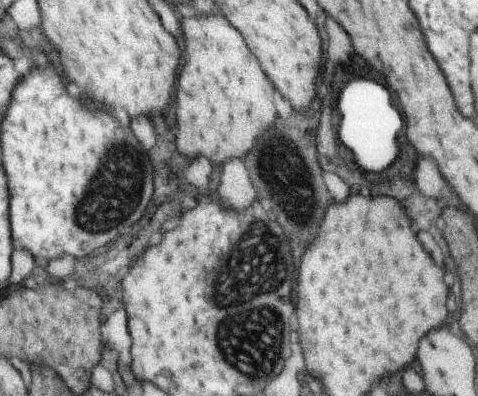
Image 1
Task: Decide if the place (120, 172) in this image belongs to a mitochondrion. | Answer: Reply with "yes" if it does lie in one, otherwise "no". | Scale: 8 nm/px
yes

